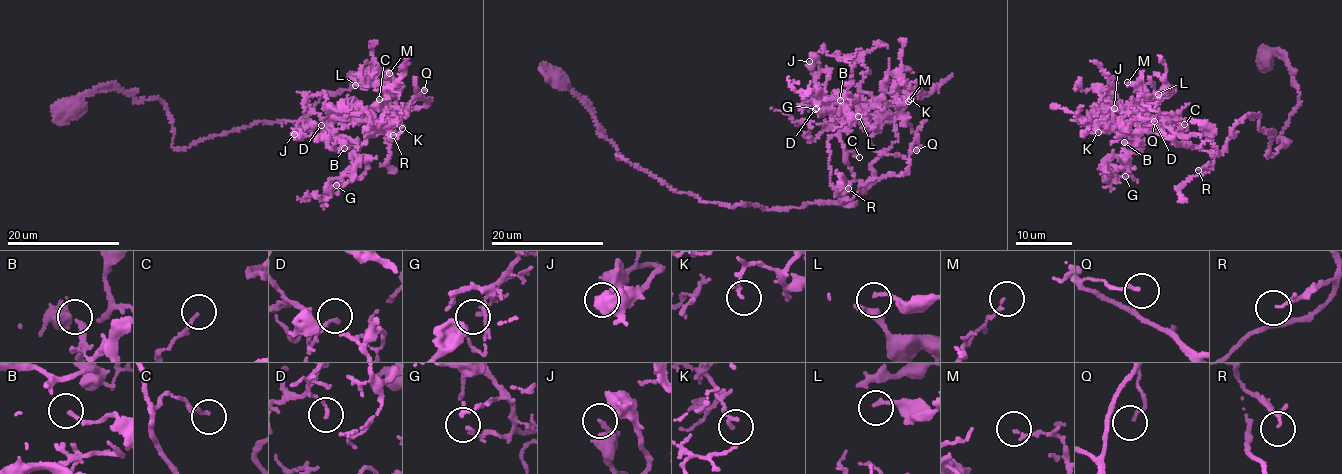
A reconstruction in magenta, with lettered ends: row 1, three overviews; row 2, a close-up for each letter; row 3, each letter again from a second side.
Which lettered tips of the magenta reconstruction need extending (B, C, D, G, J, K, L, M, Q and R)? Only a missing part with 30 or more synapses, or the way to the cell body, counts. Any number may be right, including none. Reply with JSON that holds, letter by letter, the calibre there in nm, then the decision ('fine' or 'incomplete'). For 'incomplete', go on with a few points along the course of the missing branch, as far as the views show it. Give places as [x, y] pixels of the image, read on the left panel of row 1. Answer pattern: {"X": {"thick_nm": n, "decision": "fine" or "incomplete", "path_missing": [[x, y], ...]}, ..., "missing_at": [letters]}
{"B": {"thick_nm": 130, "decision": "incomplete", "path_missing": [[344, 148], [342, 156], [339, 147], [340, 156], [306, 191], [288, 201], [275, 196], [275, 201]]}, "C": {"thick_nm": 110, "decision": "fine"}, "D": {"thick_nm": 90, "decision": "fine"}, "G": {"thick_nm": 140, "decision": "fine"}, "J": {"thick_nm": 150, "decision": "fine"}, "K": {"thick_nm": 150, "decision": "fine"}, "L": {"thick_nm": 100, "decision": "fine"}, "M": {"thick_nm": 110, "decision": "fine"}, "Q": {"thick_nm": 130, "decision": "fine"}, "R": {"thick_nm": 110, "decision": "fine"}, "missing_at": ["B"]}

